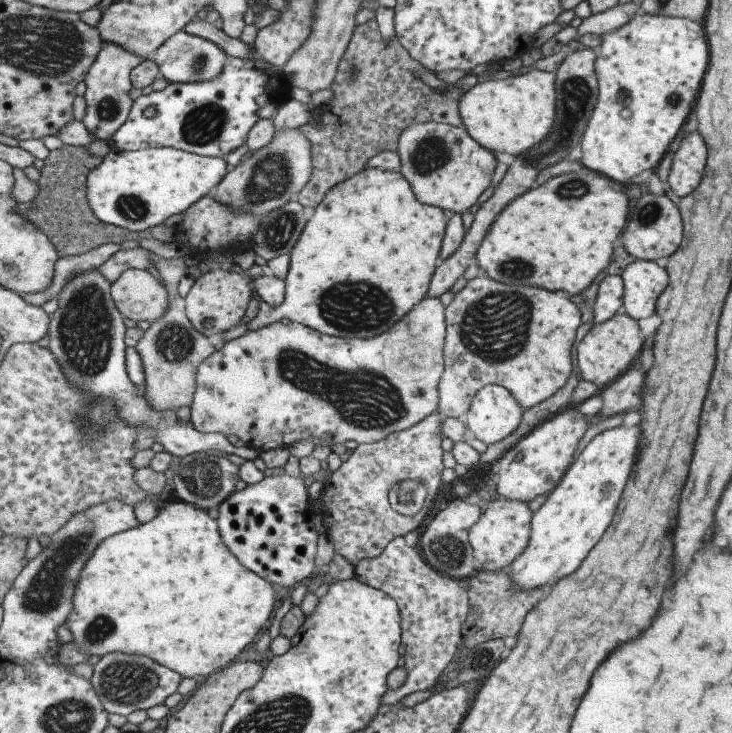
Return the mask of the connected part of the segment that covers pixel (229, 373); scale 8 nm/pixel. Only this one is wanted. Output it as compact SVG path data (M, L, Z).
M425 298L417 308L411 308L399 324L389 332L361 340L335 338L319 330L295 322L275 322L271 326L251 330L249 334L229 340L223 350L217 350L199 368L195 402L191 406L191 422L203 434L237 436L245 446L257 452L291 448L299 440L315 446L335 446L349 440L361 444L379 444L395 432L419 424L437 408L437 380L445 368L441 346L445 342L445 308L435 298Z

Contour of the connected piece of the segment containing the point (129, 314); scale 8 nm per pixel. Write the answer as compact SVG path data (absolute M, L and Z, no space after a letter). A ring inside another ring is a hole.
M127 270L113 282L113 300L119 312L133 322L149 322L151 326L161 320L171 304L173 294L163 280L157 280L149 270Z

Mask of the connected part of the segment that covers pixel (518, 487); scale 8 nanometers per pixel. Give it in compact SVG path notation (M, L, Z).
M573 404L569 406L569 410L559 412L535 426L525 438L521 438L495 462L493 470L497 474L497 496L511 502L529 504L537 496L549 494L559 484L559 480L563 480L563 474L571 466L577 444L587 432L587 428L587 420L583 420L581 412L577 412Z

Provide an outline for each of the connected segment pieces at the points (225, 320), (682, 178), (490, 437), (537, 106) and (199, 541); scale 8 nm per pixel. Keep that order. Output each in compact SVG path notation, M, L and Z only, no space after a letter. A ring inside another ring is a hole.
M213 270L207 272L203 278L195 280L195 286L187 296L187 316L203 336L223 336L227 330L233 330L241 324L253 296L255 290L251 290L247 276L233 270Z
M689 132L681 138L673 158L671 158L671 170L667 176L669 188L677 196L689 194L701 180L703 166L705 166L705 144L697 132Z
M497 384L481 388L469 404L465 414L469 438L481 444L495 444L507 438L521 424L523 410L517 406L513 396Z
M531 70L505 80L487 80L475 84L461 98L457 98L457 112L463 128L477 144L491 150L493 154L507 152L519 156L551 134L557 110L555 102L555 74Z
M165 502L161 506L161 512L157 514L157 518L153 518L147 524L141 524L133 530L121 532L117 536L107 538L101 548L97 548L91 556L91 562L85 564L83 568L83 576L77 582L75 588L75 612L71 612L69 620L67 620L67 630L71 630L71 640L77 644L77 650L81 654L89 654L93 656L105 656L109 652L125 652L125 654L139 654L139 656L147 656L151 660L157 660L159 664L163 664L169 670L175 670L177 674L181 674L183 678L195 678L195 676L211 676L223 668L227 668L235 658L239 660L239 654L257 638L257 634L267 626L269 618L273 616L275 604L277 604L277 596L275 596L275 588L271 586L271 580L265 580L263 576L255 574L253 570L249 570L247 566L243 566L243 562L239 562L239 558L231 552L231 548L227 546L227 542L223 540L223 530L219 528L219 520L213 520L207 510L201 510L189 502Z

